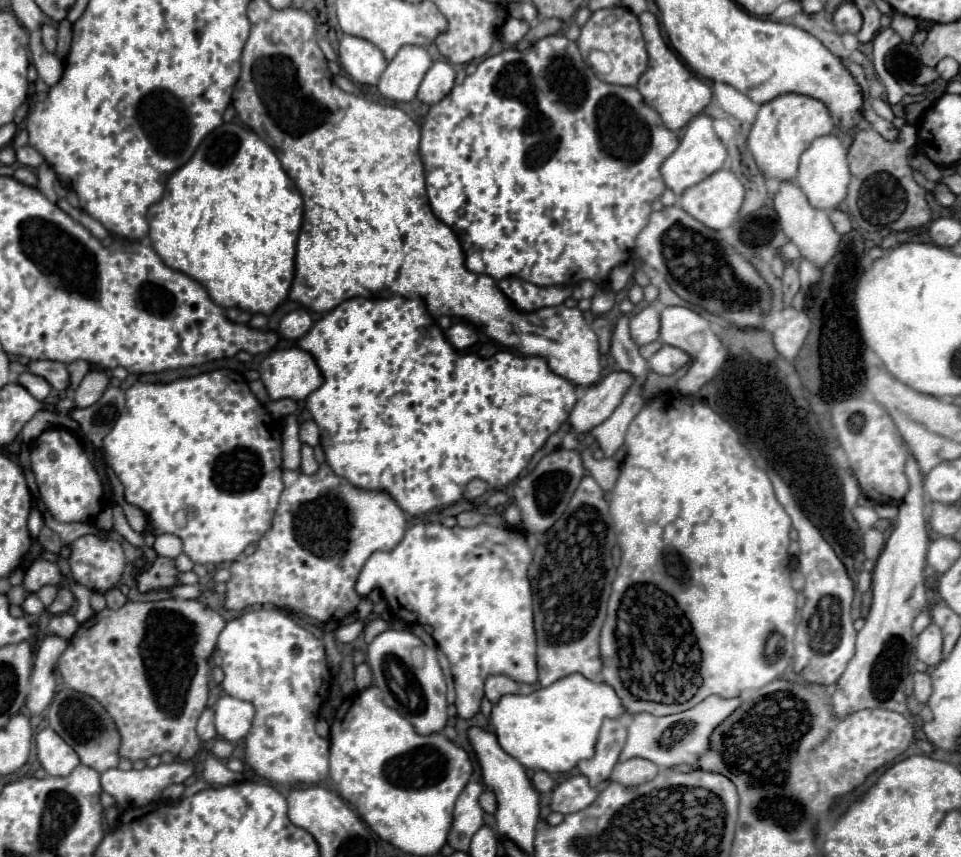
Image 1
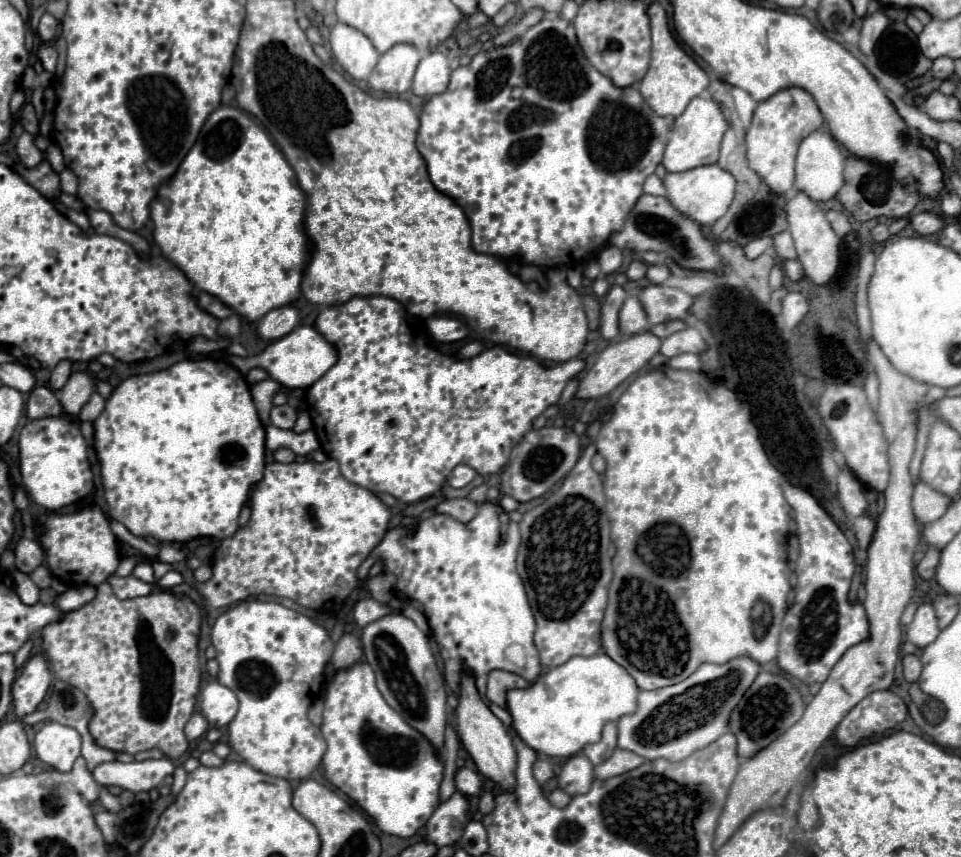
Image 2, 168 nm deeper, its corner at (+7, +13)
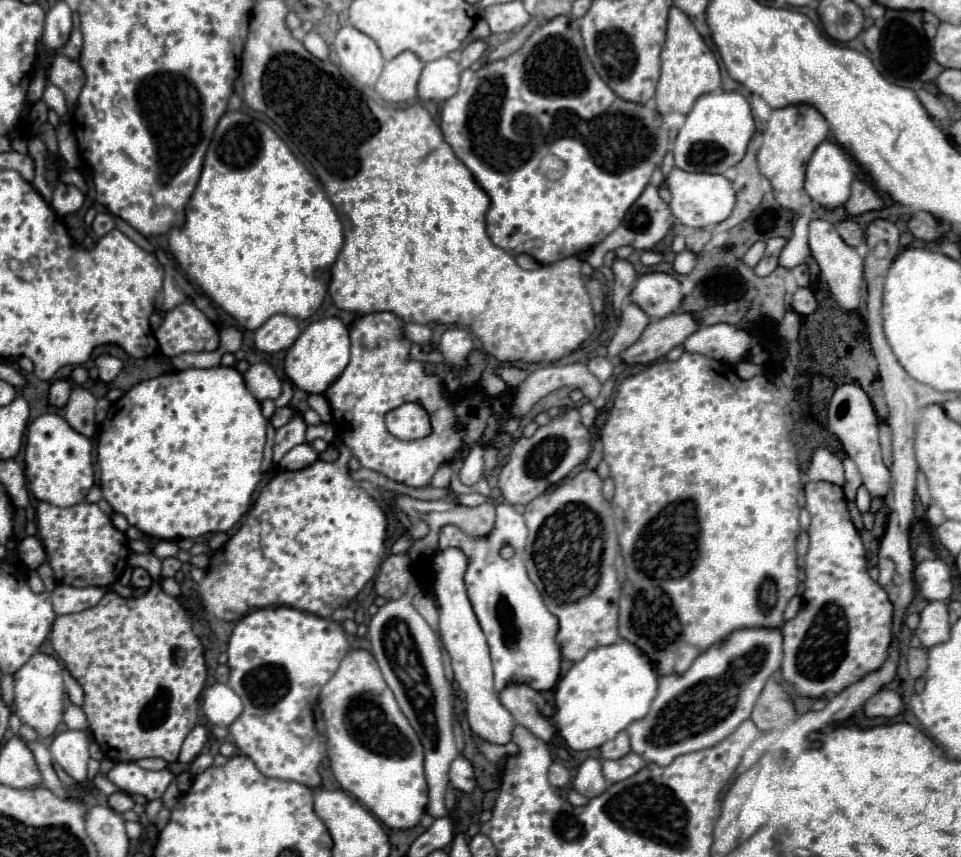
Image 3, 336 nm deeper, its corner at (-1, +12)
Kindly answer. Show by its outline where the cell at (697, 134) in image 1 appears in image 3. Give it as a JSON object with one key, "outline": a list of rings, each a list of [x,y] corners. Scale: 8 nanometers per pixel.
{"outline":[[[726,90],[702,94],[694,102],[692,110],[686,116],[686,124],[676,136],[674,142],[676,166],[686,172],[722,174],[744,158],[748,142],[754,136],[754,132],[756,124],[746,96],[742,96],[740,92],[726,92]]]}

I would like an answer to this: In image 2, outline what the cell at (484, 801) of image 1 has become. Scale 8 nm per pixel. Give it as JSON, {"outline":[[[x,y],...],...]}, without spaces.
{"outline":[[[462,767],[462,769],[456,771],[454,781],[456,781],[456,789],[460,793],[464,793],[464,795],[482,795],[482,777],[476,771],[472,771],[468,767]]]}

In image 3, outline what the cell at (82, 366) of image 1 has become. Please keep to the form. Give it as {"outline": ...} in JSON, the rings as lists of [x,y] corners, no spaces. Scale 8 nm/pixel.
{"outline":[[[56,380],[56,382],[50,386],[48,402],[50,402],[54,408],[64,408],[66,402],[68,402],[70,392],[72,392],[70,380]]]}

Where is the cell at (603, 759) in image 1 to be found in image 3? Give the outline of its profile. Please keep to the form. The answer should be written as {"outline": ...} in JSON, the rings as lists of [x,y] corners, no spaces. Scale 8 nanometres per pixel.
{"outline":[[[620,732],[614,740],[602,744],[600,752],[602,752],[602,758],[608,758],[608,760],[616,760],[616,758],[626,756],[630,752],[630,738],[628,738],[628,734]]]}

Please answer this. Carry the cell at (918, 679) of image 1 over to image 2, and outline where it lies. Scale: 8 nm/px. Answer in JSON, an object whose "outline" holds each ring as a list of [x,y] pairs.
{"outline":[[[904,655],[902,665],[904,665],[904,679],[908,683],[916,683],[922,673],[922,663],[920,663],[918,655]]]}

